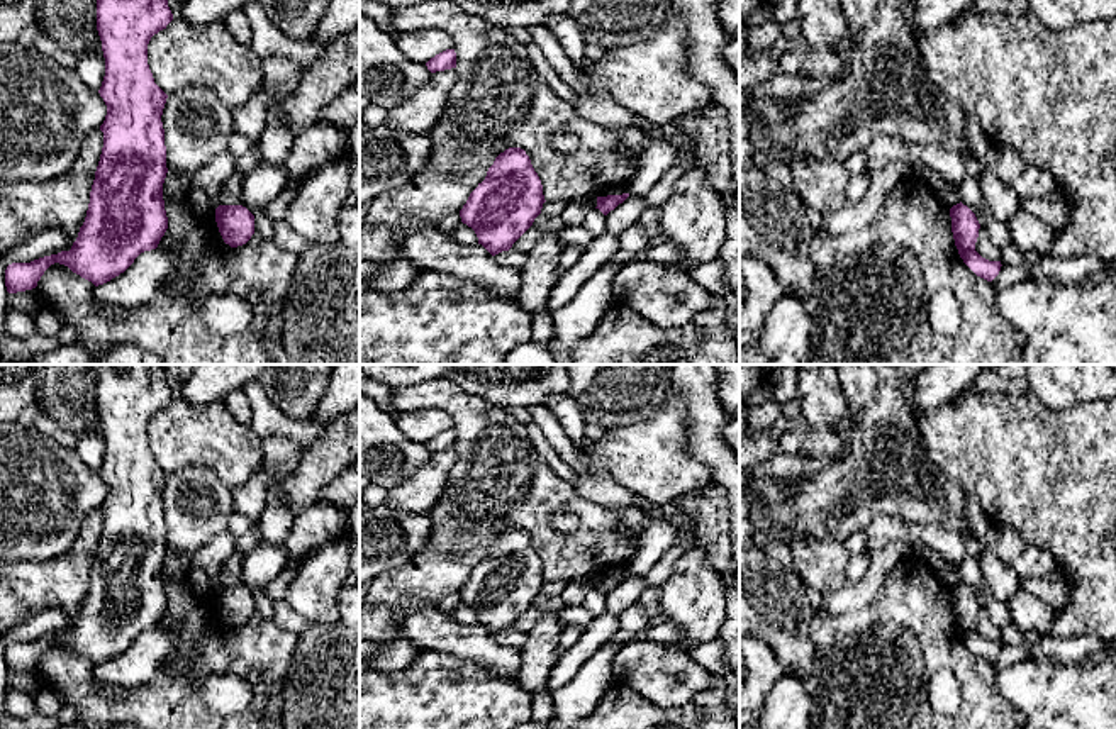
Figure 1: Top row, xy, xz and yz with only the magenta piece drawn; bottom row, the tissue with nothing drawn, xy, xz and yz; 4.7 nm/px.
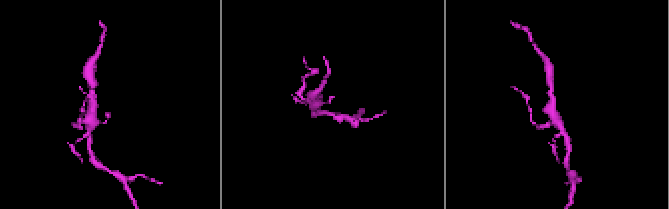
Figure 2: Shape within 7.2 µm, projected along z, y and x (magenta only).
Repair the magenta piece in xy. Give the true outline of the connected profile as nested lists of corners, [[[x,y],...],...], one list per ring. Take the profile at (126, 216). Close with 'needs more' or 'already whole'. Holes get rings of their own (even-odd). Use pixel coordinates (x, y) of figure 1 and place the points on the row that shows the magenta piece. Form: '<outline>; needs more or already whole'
[[[97,0],[105,58],[98,93],[107,115],[86,217],[70,251],[8,264],[8,293],[36,288],[54,263],[98,287],[124,273],[141,253],[158,248],[168,229],[161,122],[168,95],[154,83],[148,44],[171,20],[168,0]]]; already whole

